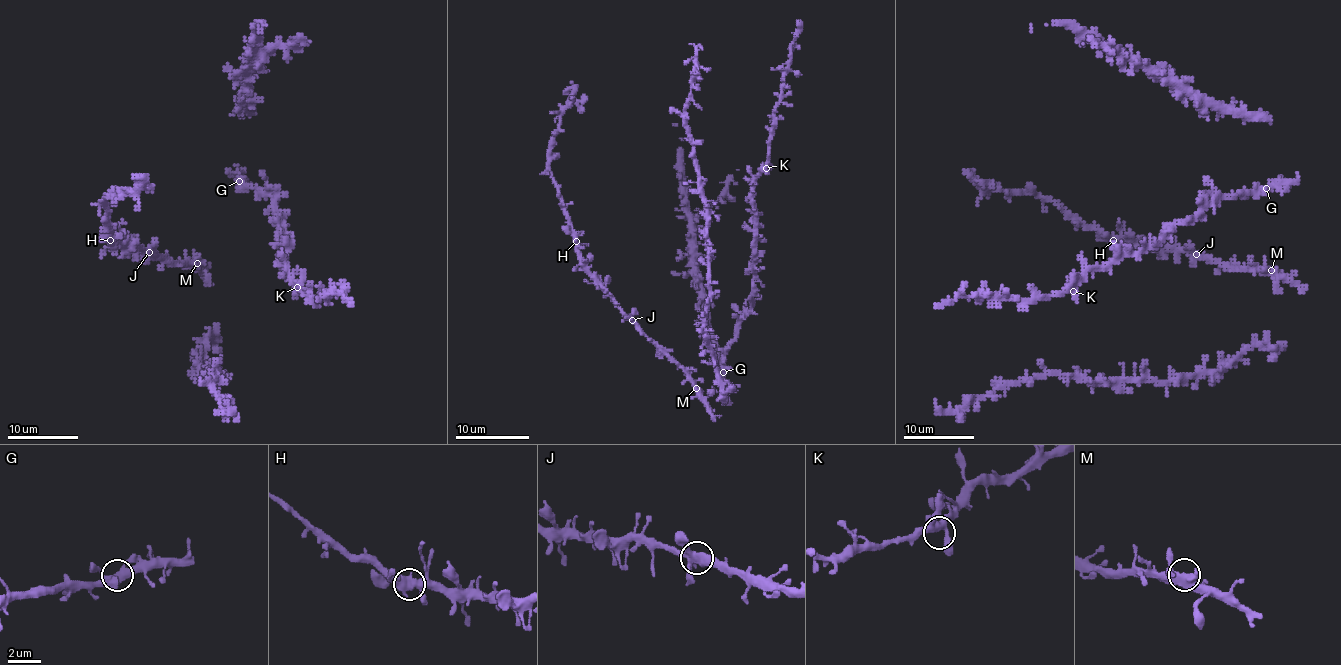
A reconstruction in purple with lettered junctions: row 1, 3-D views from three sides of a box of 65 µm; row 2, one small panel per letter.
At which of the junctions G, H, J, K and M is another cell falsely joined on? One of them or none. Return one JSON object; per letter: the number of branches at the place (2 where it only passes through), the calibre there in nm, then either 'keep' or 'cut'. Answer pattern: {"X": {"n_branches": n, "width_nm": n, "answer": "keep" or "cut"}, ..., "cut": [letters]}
{"G": {"n_branches": 4, "width_nm": 420, "answer": "keep"}, "H": {"n_branches": 4, "width_nm": 440, "answer": "keep"}, "J": {"n_branches": 5, "width_nm": 440, "answer": "keep"}, "K": {"n_branches": 4, "width_nm": 400, "answer": "keep"}, "M": {"n_branches": 4, "width_nm": 460, "answer": "keep"}, "cut": []}

